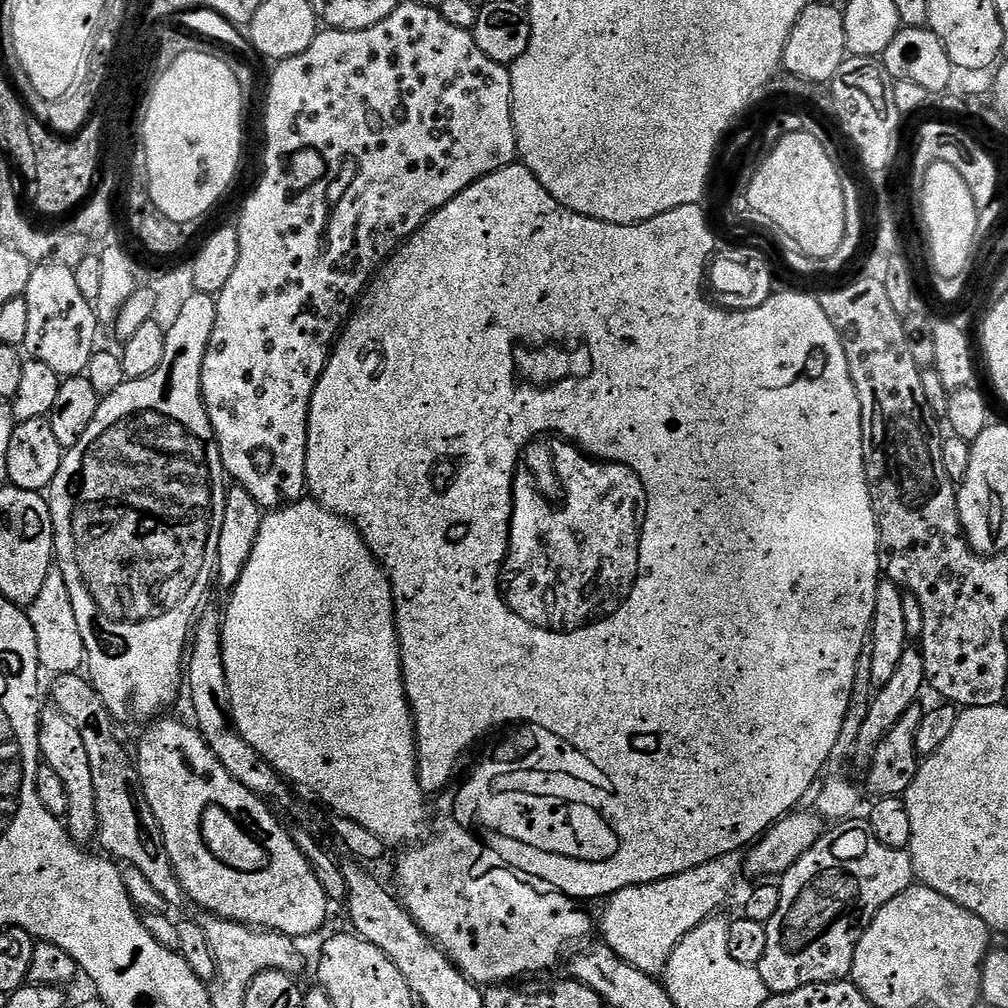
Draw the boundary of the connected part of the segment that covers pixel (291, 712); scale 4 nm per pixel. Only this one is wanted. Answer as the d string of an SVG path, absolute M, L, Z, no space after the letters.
M305 498L296 501L294 504L285 504L283 508L277 508L269 511L267 515L261 519L260 529L258 530L258 538L254 542L254 550L250 550L250 562L246 562L246 570L242 570L242 578L238 578L236 587L231 589L228 600L228 612L222 616L222 658L226 666L226 682L230 686L230 698L232 699L232 723L240 732L240 737L246 742L250 742L250 746L254 746L254 750L258 750L258 754L262 754L262 758L266 763L272 765L285 780L293 785L301 784L304 788L309 788L312 792L317 792L330 807L333 808L333 813L336 816L345 816L354 822L358 822L358 826L366 826L366 830L370 830L373 834L378 834L378 838L382 838L385 845L400 844L403 840L415 841L416 835L420 832L420 827L424 824L424 799L426 793L421 787L419 778L416 777L416 724L412 721L412 708L408 705L406 698L406 690L404 689L404 675L402 674L402 662L400 661L400 639L396 633L396 608L392 605L392 583L388 581L388 574L384 571L379 560L373 556L372 551L366 546L366 542L360 537L359 530L354 525L345 520L342 516L337 516L335 512L329 512L327 508L323 508L311 498Z

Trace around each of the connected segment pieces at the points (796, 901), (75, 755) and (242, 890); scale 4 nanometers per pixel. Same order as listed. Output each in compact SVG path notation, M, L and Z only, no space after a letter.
M867 827L848 828L845 832L838 833L837 836L831 836L831 834L821 836L820 841L809 852L802 854L802 858L798 858L798 862L794 862L794 866L790 866L787 872L783 873L778 880L780 893L782 894L782 906L778 906L778 914L774 914L774 918L768 920L766 954L762 954L762 962L758 965L760 977L764 985L768 988L769 993L793 992L811 984L835 984L837 982L847 981L852 974L854 954L858 950L858 942L862 938L862 934L866 934L870 922L874 922L878 910L882 910L882 906L886 906L886 902L890 902L890 898L898 898L898 894L902 894L907 888L913 887L915 876L916 868L912 865L911 851L886 846Z
M48 706L40 713L40 759L50 766L62 778L66 786L66 795L70 801L66 827L72 839L85 842L97 835L100 823L96 817L96 799L94 798L94 774L90 774L90 758L86 754L86 742L78 734L78 726L62 710Z
M157 719L143 729L143 731L145 730L144 737L140 740L140 749L134 752L134 760L140 773L140 785L144 788L148 804L154 810L156 821L164 835L166 854L170 858L172 868L176 871L176 876L180 879L183 895L187 899L189 896L198 907L205 908L203 910L205 913L220 916L222 919L236 920L240 924L251 925L255 929L280 932L293 938L314 935L323 926L324 919L328 916L330 901L322 890L322 885L318 883L310 862L302 854L302 850L298 850L298 846L294 846L292 832L280 825L279 818L275 816L277 813L265 801L261 800L259 796L255 796L250 790L246 790L246 786L242 786L242 782L235 780L226 770L226 766L222 766L222 762L218 762L218 758L214 758L210 746L200 737L200 733L191 723L183 724L180 720L164 719Z

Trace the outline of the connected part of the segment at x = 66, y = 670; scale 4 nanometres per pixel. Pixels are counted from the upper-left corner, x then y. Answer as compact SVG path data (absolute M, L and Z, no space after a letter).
M58 566L49 568L46 582L38 590L38 598L27 605L28 621L34 626L34 638L38 642L38 658L41 669L57 668L60 674L76 674L86 664L86 642L82 642L82 630L78 630L78 617L74 614L74 602L70 602L70 589Z

